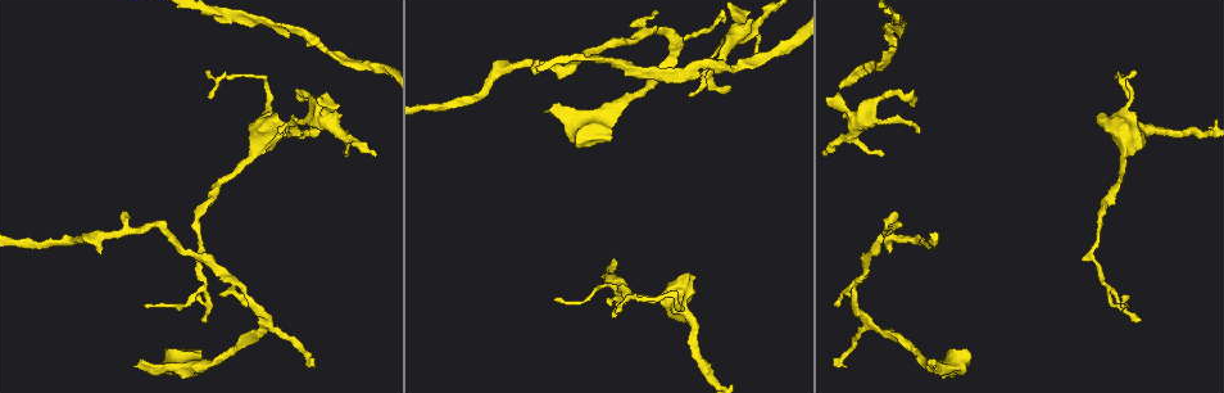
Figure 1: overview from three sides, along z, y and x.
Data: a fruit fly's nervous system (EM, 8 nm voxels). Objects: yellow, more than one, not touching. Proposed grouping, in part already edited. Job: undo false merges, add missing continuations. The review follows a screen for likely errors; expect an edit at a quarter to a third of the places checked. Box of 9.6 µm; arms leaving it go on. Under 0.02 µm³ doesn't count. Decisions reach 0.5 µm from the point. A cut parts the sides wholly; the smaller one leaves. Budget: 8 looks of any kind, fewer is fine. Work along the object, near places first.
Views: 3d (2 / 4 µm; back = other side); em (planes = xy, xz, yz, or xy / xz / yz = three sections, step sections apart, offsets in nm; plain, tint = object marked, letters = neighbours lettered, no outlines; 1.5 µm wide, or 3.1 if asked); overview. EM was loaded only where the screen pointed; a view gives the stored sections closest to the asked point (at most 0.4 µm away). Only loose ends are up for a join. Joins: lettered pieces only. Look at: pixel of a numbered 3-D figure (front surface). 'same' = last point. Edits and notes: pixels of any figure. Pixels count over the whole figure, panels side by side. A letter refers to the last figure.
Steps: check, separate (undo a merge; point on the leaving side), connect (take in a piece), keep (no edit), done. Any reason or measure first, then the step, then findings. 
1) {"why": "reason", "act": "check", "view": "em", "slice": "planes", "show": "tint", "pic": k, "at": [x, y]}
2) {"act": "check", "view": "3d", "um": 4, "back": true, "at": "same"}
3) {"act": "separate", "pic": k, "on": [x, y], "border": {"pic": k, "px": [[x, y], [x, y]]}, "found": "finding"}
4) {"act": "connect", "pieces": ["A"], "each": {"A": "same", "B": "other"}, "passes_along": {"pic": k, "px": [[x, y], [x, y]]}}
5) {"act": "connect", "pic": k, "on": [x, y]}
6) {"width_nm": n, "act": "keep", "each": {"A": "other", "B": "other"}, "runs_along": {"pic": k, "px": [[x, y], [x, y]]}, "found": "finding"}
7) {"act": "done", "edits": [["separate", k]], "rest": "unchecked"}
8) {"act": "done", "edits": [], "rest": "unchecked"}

{"why": "tapers out", "act": "check", "view": "3d", "um": 4, "back": true, "pic": 1, "at": [1127, 294]}

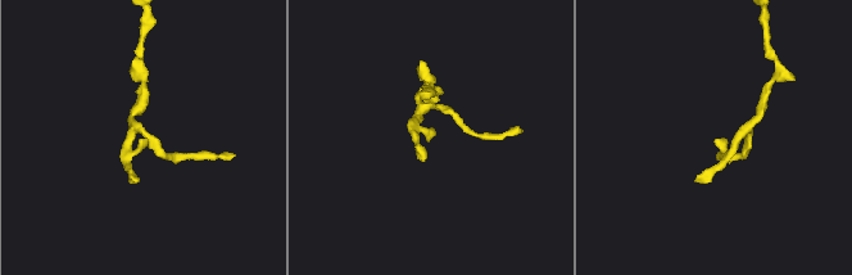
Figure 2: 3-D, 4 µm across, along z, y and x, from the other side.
{"act": "check", "view": "em", "slice": "planes", "show": "letters", "pic": 2, "at": [431, 138]}

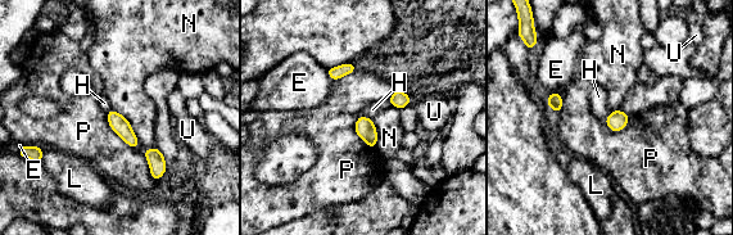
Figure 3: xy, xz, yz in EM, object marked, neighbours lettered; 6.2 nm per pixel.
{"width_nm": 110, "act": "keep", "each": {"E": "other", "H": "other", "L": "other", "N": "other", "P": "other", "U": "other"}, "border": {"pic": 3, "px": [[105, 113], [108, 125], [135, 149]]}, "found": "none of them fits"}

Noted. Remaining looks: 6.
{"why": "tapers out", "act": "check", "view": "em", "slice": "planes", "show": "plain", "pic": 1, "at": [280, 134]}

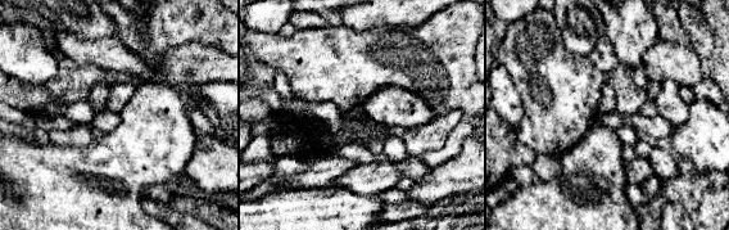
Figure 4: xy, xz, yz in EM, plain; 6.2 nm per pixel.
{"act": "check", "view": "em", "slice": "planes", "show": "letters", "at": "same"}

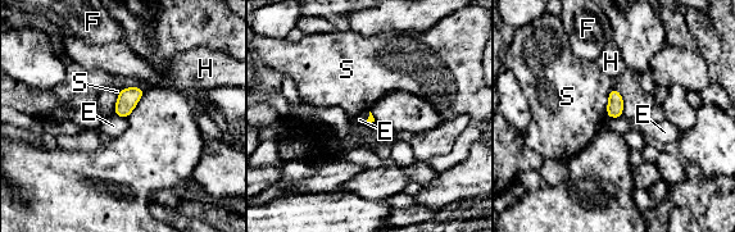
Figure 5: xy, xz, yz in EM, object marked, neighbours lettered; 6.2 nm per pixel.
{"act": "keep", "each": {"E": "other", "F": "other", "H": "other", "S": "other"}, "border": {"pic": 5, "px": [[114, 113], [125, 118]]}, "found": "no lettered piece goes on from it"}

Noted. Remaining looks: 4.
{"why": "free end", "act": "check", "view": "em", "slice": "xy", "step": 8, "show": "tint", "pic": 1, "at": [883, 155]}

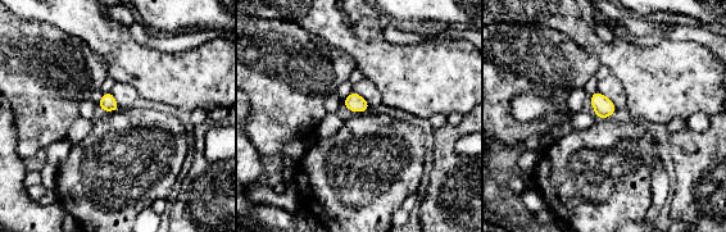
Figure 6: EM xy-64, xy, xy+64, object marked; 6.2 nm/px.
{"why": "another direction", "act": "check", "view": "em", "slice": "planes", "show": "letters", "at": "same"}

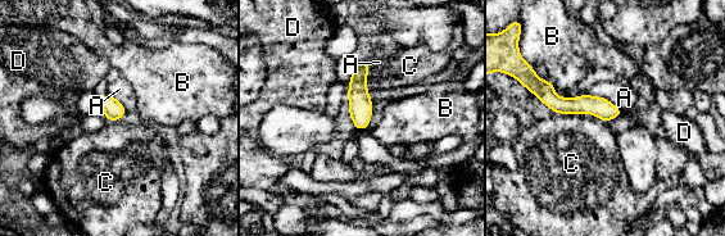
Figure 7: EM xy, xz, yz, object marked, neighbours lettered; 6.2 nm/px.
{"width_nm": 120, "act": "keep", "each": {"A": "other", "B": "other", "C": "other", "D": "other"}, "border": {"pic": 7, "px": [[554, 112], [590, 113], [607, 123]]}, "found": "none of them fits"}

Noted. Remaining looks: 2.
{"act": "done", "edits": [], "rest": "unchecked"}

